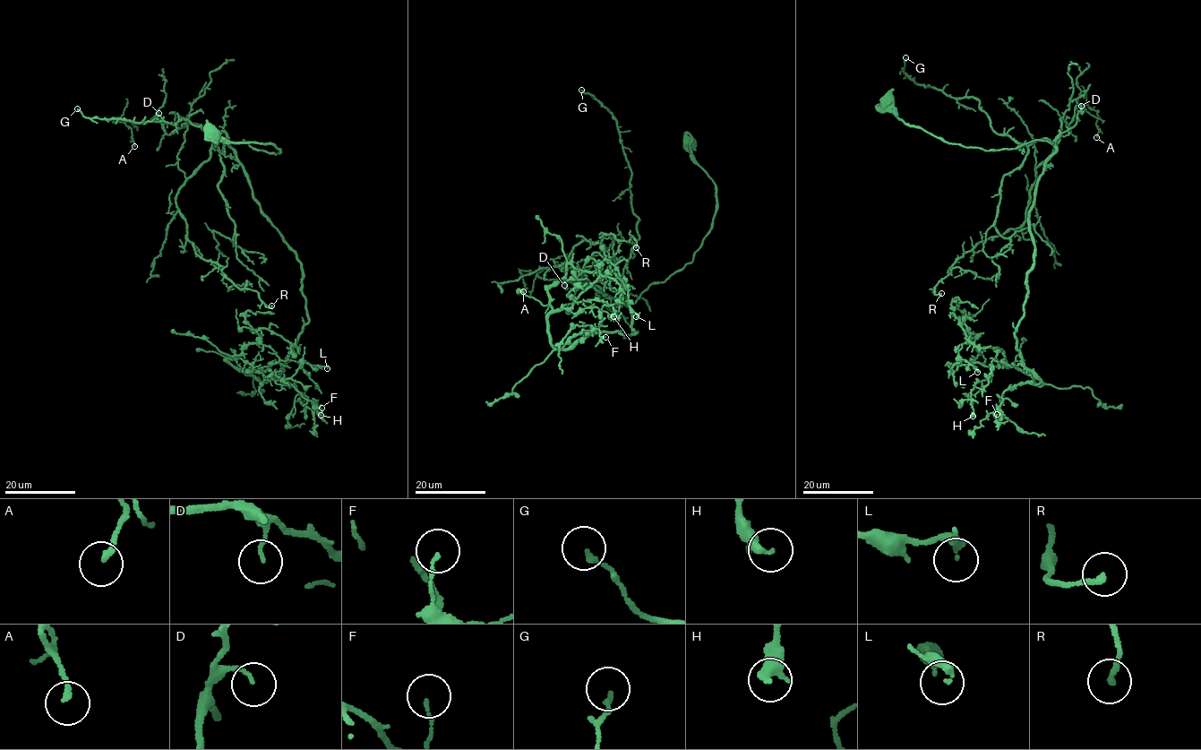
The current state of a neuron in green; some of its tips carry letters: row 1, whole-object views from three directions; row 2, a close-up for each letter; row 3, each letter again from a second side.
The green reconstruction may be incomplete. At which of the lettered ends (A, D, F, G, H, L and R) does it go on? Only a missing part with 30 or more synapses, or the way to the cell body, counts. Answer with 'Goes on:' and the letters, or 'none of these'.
Goes on: none of these

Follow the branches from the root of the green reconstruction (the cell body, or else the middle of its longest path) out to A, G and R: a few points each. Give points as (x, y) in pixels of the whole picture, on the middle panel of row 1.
A: (689, 145), (716, 199), (712, 227), (693, 261), (630, 304), (597, 286), (523, 271), (523, 291)
G: (689, 145), (716, 186), (711, 229), (693, 261), (628, 304), (630, 167), (617, 122), (581, 90)
R: (689, 145), (716, 199), (693, 261), (630, 304), (559, 268), (575, 245), (604, 235), (633, 237), (636, 247)

